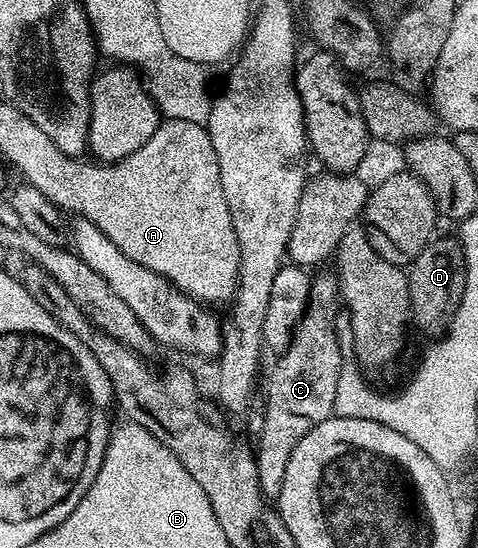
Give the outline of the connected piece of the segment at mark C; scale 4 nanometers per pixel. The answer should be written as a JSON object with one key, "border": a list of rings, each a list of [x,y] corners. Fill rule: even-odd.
{"border":[[[316,274],[311,279],[309,304],[291,331],[289,348],[278,356],[270,374],[270,387],[266,390],[264,404],[266,423],[263,434],[256,438],[258,479],[262,494],[268,500],[276,500],[280,496],[284,472],[288,472],[288,460],[296,444],[300,444],[300,440],[308,436],[316,424],[334,414],[336,384],[340,380],[344,351],[336,334],[338,312],[342,310],[339,279],[330,274]]]}

